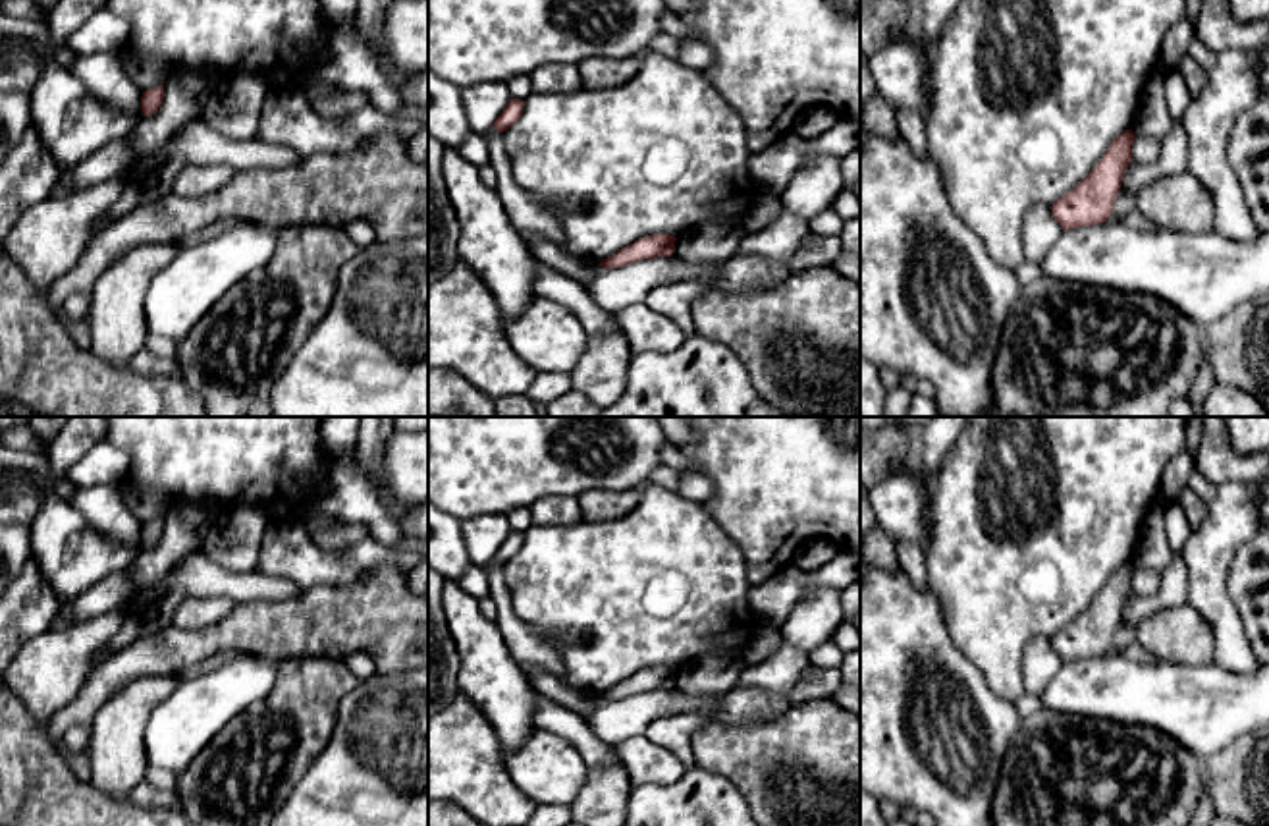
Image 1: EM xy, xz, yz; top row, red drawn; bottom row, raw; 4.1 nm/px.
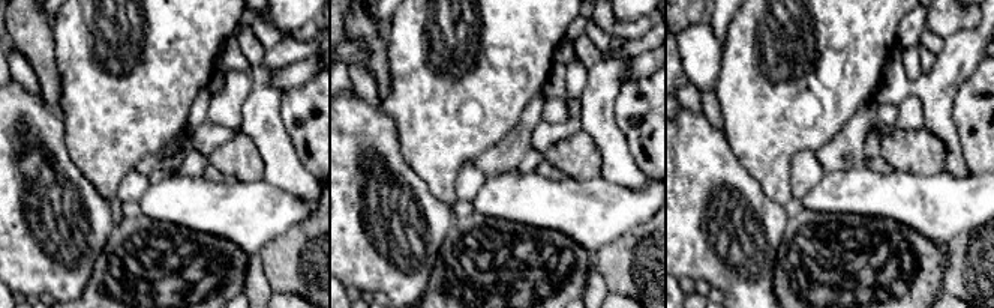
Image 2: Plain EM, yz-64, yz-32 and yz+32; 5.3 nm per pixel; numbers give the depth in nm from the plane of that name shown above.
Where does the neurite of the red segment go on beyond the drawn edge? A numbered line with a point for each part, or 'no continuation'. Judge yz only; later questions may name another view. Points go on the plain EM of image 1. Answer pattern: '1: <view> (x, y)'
no continuation

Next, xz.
no continuation

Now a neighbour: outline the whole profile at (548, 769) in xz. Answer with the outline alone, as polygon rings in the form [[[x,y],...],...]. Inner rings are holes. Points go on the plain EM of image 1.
[[[534,730],[505,768],[536,805],[569,805],[588,774],[575,745],[546,730]]]

